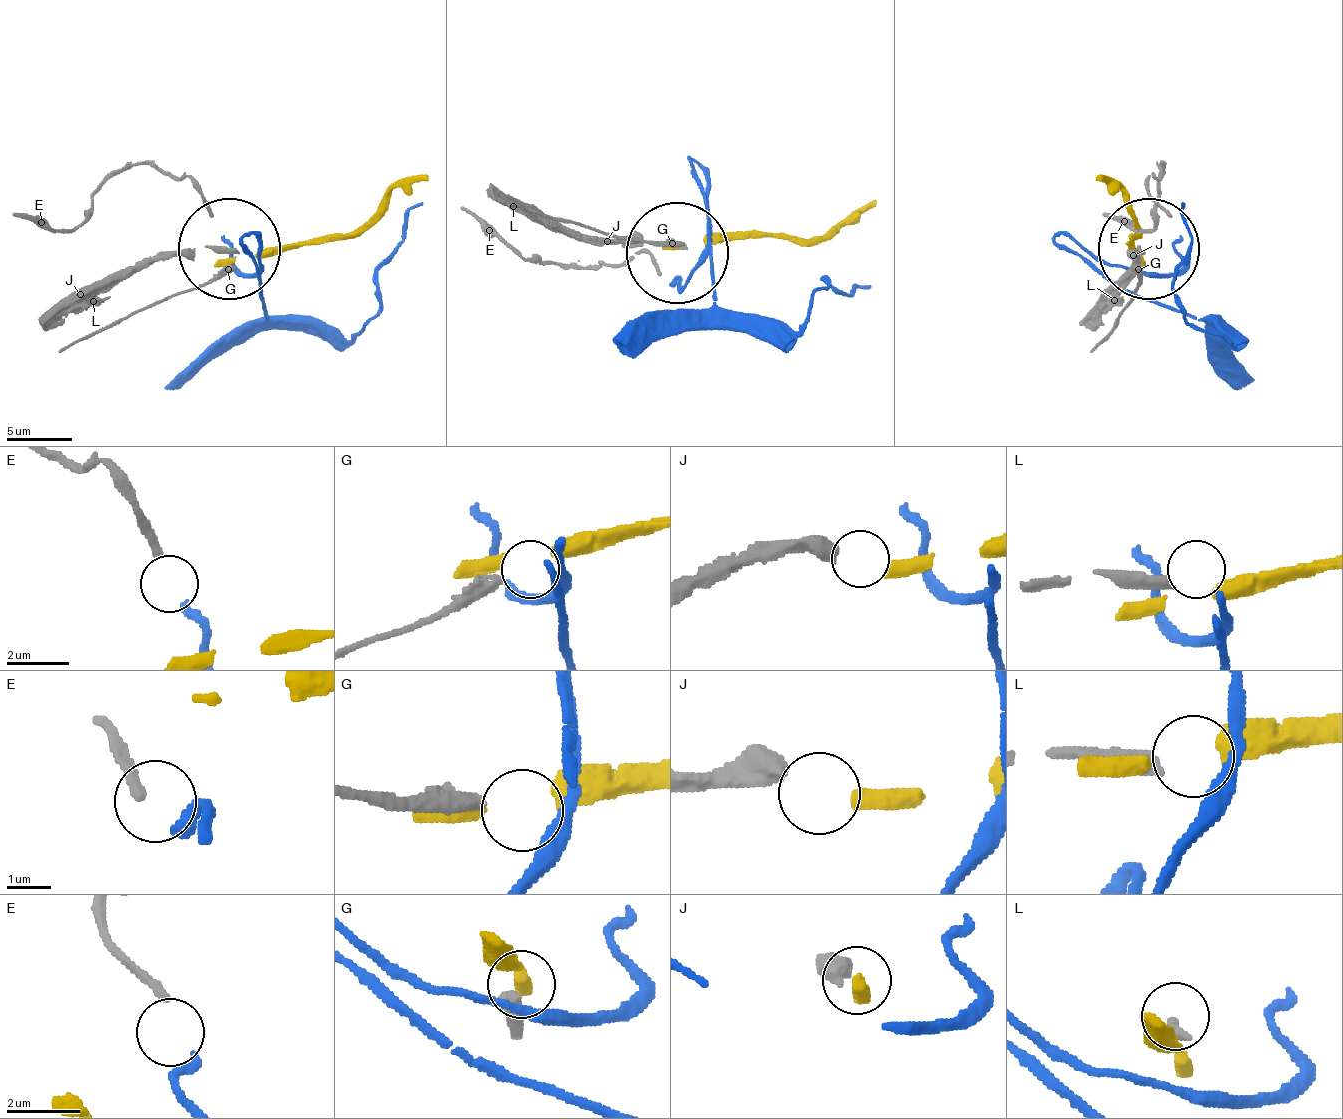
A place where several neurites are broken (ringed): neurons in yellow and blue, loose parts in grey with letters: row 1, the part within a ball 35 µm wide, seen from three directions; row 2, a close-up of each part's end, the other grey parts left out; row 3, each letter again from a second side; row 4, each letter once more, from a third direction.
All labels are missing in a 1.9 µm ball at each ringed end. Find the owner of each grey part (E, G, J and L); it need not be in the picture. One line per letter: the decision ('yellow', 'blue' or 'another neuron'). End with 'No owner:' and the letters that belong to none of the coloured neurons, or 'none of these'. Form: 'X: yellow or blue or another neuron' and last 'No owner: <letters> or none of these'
E: blue
G: another neuron
J: yellow
L: another neuron
No owner: G, L

